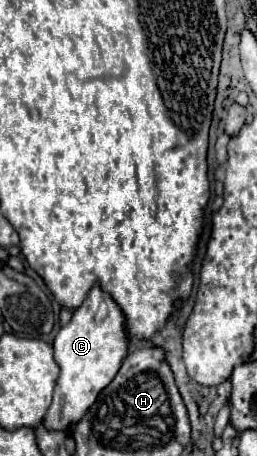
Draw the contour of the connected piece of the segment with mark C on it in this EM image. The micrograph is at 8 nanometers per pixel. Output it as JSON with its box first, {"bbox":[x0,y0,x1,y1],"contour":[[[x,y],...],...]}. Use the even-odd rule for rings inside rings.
{"bbox":[43,286,129,430],"contour":[[[93,286],[85,302],[73,312],[71,322],[59,330],[53,350],[61,374],[53,392],[53,402],[43,420],[47,428],[67,430],[71,422],[81,420],[83,412],[87,412],[87,408],[97,400],[99,392],[115,378],[129,350],[129,334],[125,330],[125,322],[125,314],[117,306],[117,302],[99,286]],[[103,302],[107,304],[107,314],[101,318],[99,306]]]}

